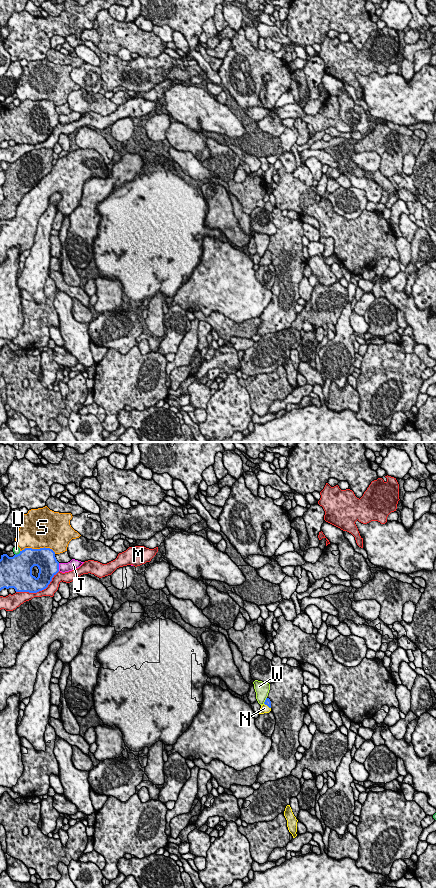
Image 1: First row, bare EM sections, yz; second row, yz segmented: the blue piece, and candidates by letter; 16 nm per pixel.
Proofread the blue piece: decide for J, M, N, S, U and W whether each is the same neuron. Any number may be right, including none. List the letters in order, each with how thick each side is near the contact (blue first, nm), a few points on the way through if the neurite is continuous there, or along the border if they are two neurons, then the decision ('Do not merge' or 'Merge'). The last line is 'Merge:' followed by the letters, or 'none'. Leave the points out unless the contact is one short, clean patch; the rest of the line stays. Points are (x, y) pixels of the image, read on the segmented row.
J: Thickness 340 nm (blue) against 160 nm. Do not merge
M: Thickness 320 nm (blue) against 160 nm. Do not merge
N: Thickness 100 nm (blue) against 130 nm. Path across: yz (267, 702), (267, 705), (264, 708). Merge
S: Thickness 360 nm (blue) against 460 nm. Do not merge
U: Thickness 440 nm (blue) against 120 nm. Do not merge
W: Thickness 100 nm (blue) against 220 nm. Do not merge
Merge: N

